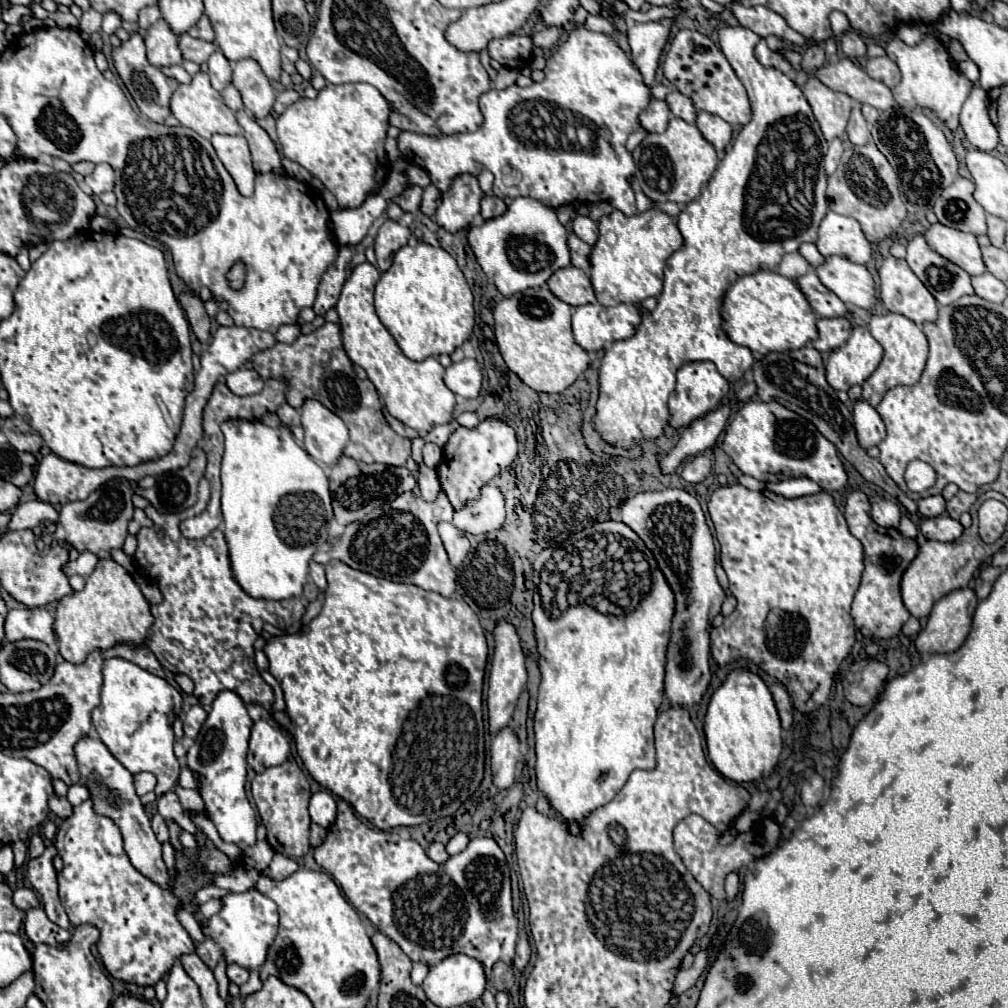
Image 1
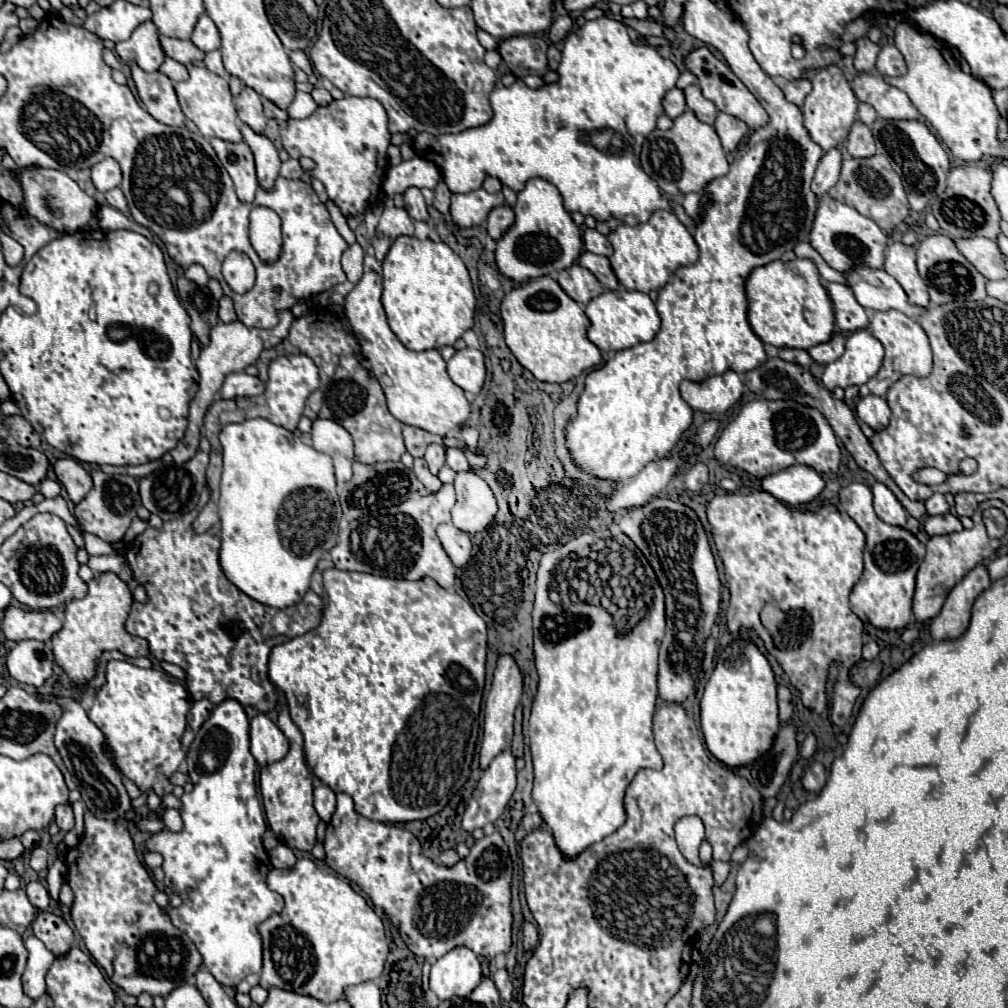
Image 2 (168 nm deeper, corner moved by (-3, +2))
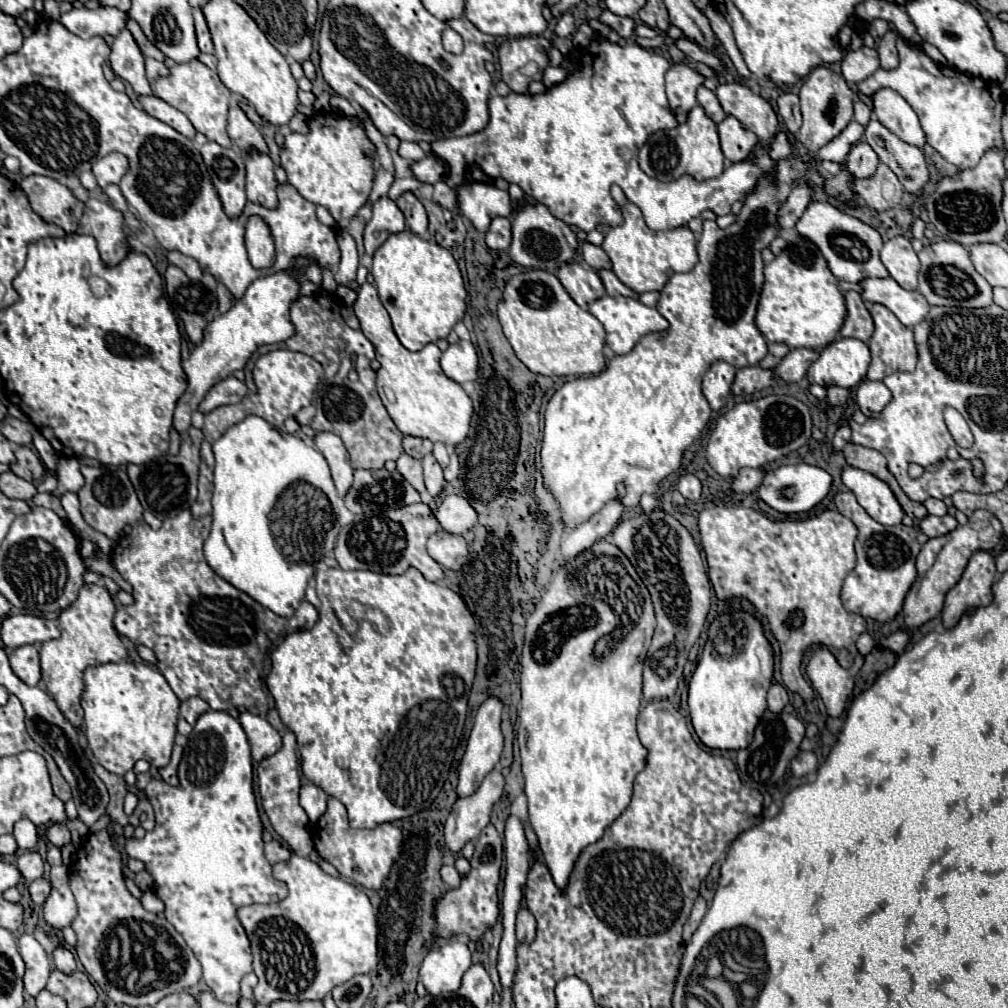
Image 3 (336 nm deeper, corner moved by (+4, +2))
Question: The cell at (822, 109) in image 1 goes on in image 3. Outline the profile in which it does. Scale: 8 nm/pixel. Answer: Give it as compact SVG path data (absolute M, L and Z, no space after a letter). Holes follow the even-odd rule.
M827 66L815 68L803 82L801 92L801 114L803 114L803 126L799 130L799 142L809 150L817 152L821 146L831 142L835 136L841 134L841 130L851 122L853 118L853 90L847 86L845 78Z

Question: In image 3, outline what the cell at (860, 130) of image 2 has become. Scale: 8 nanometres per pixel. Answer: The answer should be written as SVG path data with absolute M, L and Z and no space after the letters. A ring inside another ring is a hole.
M861 138L855 142L847 154L847 170L857 178L867 178L875 172L875 166L879 164L877 154L871 150L871 146Z

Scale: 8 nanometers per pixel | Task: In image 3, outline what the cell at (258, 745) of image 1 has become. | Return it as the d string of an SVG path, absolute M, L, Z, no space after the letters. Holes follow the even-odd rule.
M241 712L239 722L247 734L251 756L255 762L261 762L267 756L273 756L281 748L279 732L265 718L251 712Z

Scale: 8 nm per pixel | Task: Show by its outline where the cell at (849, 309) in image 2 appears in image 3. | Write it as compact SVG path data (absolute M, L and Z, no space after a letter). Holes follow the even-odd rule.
M845 292L845 306L847 306L847 316L841 326L841 336L843 338L851 336L867 342L873 334L873 320L861 296L857 292Z

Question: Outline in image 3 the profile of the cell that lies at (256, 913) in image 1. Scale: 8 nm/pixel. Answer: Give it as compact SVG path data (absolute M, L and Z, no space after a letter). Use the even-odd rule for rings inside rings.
M207 710L203 716L199 716L197 724L193 726L193 732L189 734L189 742L185 746L185 754L179 762L179 786L167 787L165 782L150 782L156 780L149 772L137 774L135 786L143 791L148 801L153 804L155 810L155 830L147 832L141 840L127 840L127 854L131 858L137 858L145 864L145 868L153 874L155 880L155 894L165 902L165 918L173 924L173 928L183 936L183 940L187 942L187 946L193 950L193 954L197 956L197 960L203 966L203 980L207 982L207 986L213 990L213 994L225 1002L225 1004L237 1004L239 1000L239 982L245 974L253 972L251 966L251 944L249 938L237 918L237 910L241 906L249 906L249 904L271 904L271 902L279 902L287 896L287 888L283 886L283 882L275 880L271 874L271 864L267 862L267 858L263 856L263 826L259 820L259 812L257 812L257 804L255 804L255 794L253 794L253 762L251 762L251 752L247 746L247 736L243 734L243 728L239 726L239 720L235 720L229 712L221 712L221 710Z

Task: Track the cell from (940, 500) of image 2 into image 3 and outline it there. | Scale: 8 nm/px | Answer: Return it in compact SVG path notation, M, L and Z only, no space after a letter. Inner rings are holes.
M927 498L923 502L923 506L927 508L929 514L935 514L935 516L945 516L947 514L947 506L941 500L937 500L937 498Z

